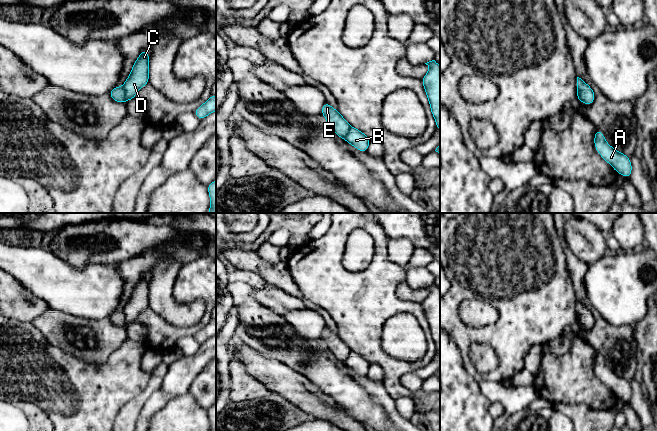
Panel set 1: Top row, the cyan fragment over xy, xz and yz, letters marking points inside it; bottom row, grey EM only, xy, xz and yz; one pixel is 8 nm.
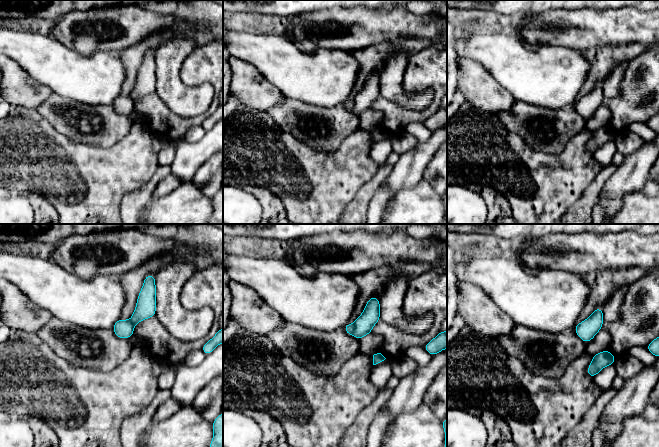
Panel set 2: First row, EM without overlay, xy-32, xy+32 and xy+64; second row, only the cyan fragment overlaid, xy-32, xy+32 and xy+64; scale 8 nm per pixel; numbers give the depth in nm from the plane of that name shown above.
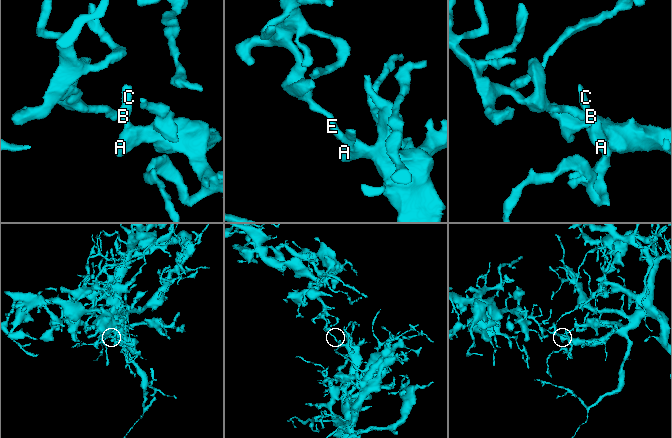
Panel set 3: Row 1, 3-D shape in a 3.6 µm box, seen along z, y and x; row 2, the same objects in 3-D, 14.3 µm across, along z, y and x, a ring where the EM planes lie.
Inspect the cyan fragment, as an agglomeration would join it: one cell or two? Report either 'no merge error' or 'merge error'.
merge error

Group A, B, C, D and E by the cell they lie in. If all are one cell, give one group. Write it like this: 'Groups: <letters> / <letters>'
Groups: A B C D / E

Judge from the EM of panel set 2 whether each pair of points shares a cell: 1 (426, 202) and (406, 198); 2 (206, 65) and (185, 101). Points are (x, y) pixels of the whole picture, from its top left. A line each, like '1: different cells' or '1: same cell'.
1: same cell
2: different cells

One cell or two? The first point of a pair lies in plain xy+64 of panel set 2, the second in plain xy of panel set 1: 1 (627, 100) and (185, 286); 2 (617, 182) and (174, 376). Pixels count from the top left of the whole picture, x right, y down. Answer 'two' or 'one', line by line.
1: one
2: one

